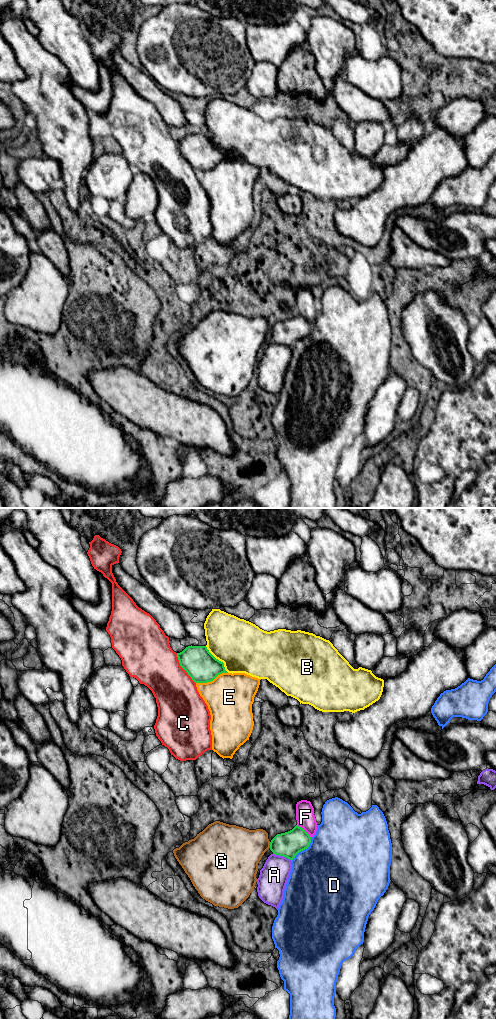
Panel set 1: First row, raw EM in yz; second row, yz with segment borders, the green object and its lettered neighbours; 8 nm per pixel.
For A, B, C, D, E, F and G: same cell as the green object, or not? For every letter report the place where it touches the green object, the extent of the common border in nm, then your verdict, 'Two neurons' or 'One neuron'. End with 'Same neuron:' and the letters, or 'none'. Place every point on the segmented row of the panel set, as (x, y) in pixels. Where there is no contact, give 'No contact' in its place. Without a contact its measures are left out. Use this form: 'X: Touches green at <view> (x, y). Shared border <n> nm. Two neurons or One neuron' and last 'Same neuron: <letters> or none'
A: Touches green at yz (282, 855). Shared border 160 nm. Two neurons
B: Touches green at yz (217, 659). Shared border 280 nm. One neuron
C: Touches green at yz (182, 667). Shared border 300 nm. Two neurons
D: Touches green at yz (303, 849). Shared border 260 nm. Two neurons
E: Touches green at yz (211, 680). Shared border 280 nm. Two neurons
F: Touches green at yz (304, 830). Shared border 160 nm. Two neurons
G: Touches green at yz (270, 845). Shared border 50 nm. Two neurons
Same neuron: B

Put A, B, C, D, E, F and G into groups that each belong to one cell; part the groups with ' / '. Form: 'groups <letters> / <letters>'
groups A / B / C / D / E / F / G

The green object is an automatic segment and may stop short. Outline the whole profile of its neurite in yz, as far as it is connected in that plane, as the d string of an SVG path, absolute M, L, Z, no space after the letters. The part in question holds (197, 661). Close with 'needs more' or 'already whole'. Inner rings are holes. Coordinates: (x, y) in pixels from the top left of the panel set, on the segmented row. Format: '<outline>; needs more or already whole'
M188 646L177 653L180 666L195 683L213 681L218 675L228 673L224 663L216 659L206 646Z; already whole

